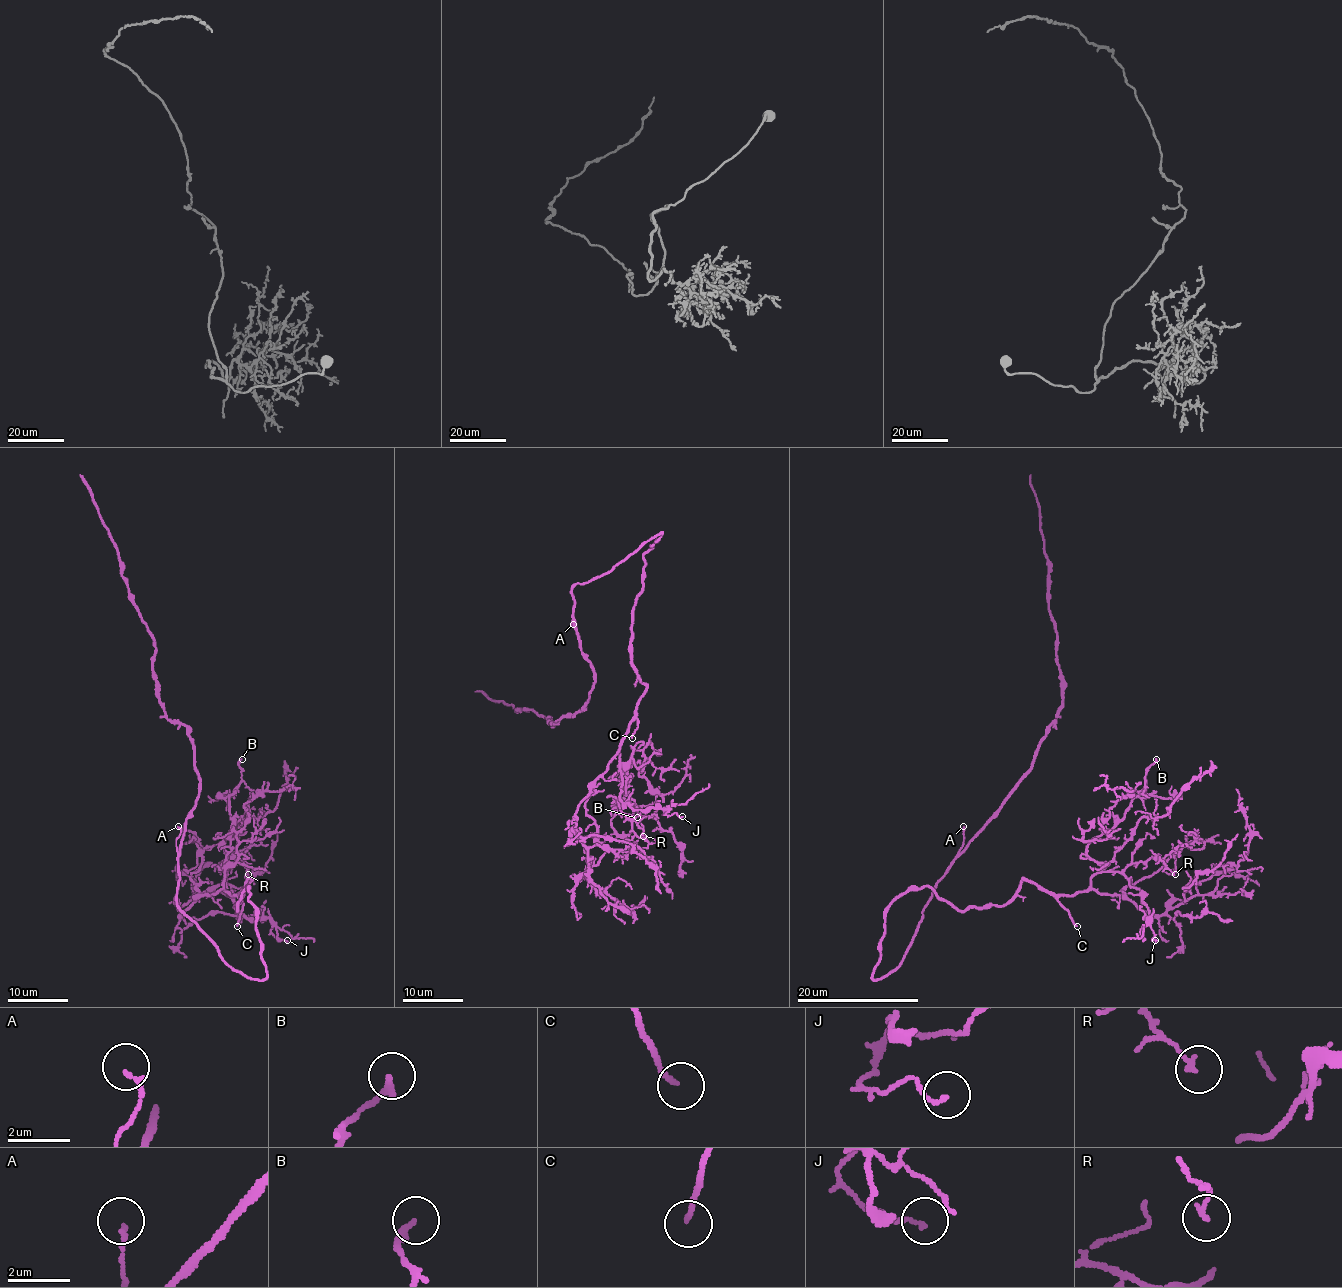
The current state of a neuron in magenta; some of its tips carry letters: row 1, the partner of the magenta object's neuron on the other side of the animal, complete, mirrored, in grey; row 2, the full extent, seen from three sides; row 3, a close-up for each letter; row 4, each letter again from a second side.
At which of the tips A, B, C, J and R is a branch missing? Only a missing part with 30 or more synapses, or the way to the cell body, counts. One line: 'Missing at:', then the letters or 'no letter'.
Missing at: B, C

